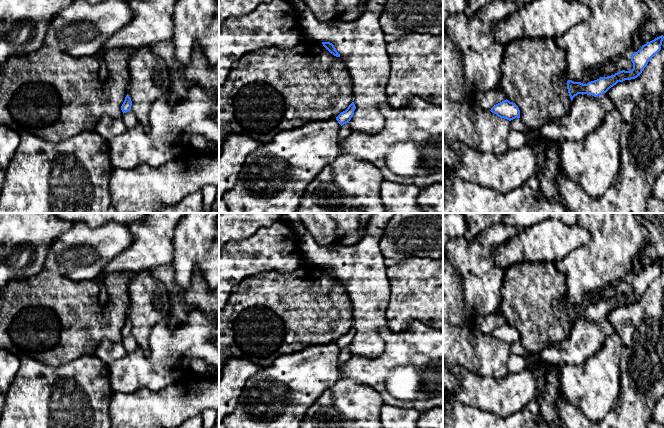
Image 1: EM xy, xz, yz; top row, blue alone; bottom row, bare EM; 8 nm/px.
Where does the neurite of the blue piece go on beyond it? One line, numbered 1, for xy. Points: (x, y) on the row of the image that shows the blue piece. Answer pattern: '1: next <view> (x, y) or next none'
1: next none

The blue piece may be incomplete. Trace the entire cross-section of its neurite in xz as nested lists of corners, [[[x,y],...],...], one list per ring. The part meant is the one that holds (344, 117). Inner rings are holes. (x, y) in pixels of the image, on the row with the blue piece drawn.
[[[352,102],[345,111],[341,112],[336,117],[336,120],[338,121],[338,123],[341,126],[346,124],[346,123],[349,123],[349,121],[351,120],[351,118],[354,115],[355,109],[356,109],[356,106],[355,106],[354,102]]]

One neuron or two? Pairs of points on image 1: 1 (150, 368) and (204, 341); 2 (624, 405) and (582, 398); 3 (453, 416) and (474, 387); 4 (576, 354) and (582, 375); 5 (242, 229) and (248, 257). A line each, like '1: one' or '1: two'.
1: one
2: two
3: two
4: two
5: two

